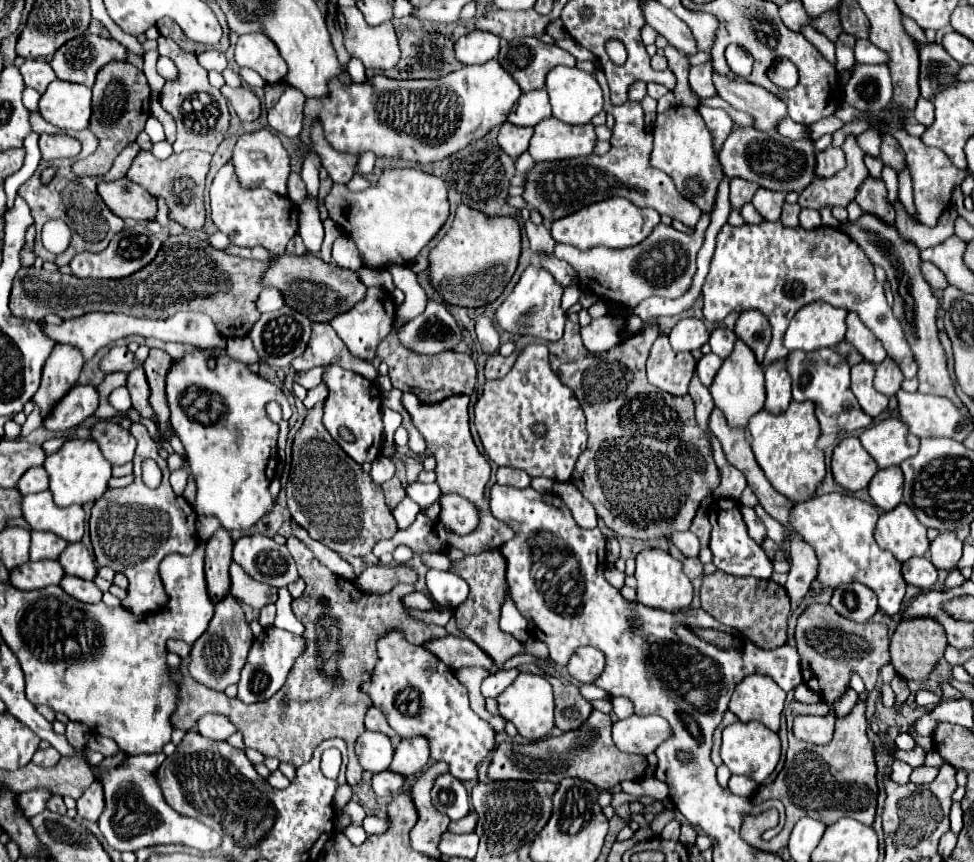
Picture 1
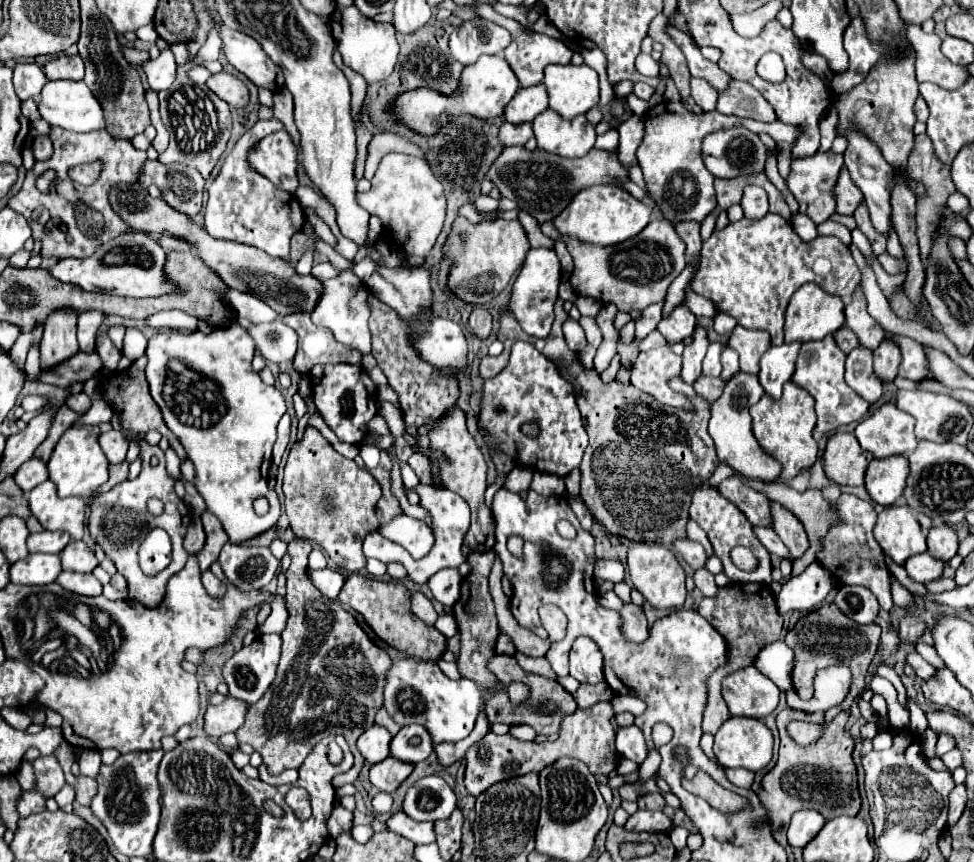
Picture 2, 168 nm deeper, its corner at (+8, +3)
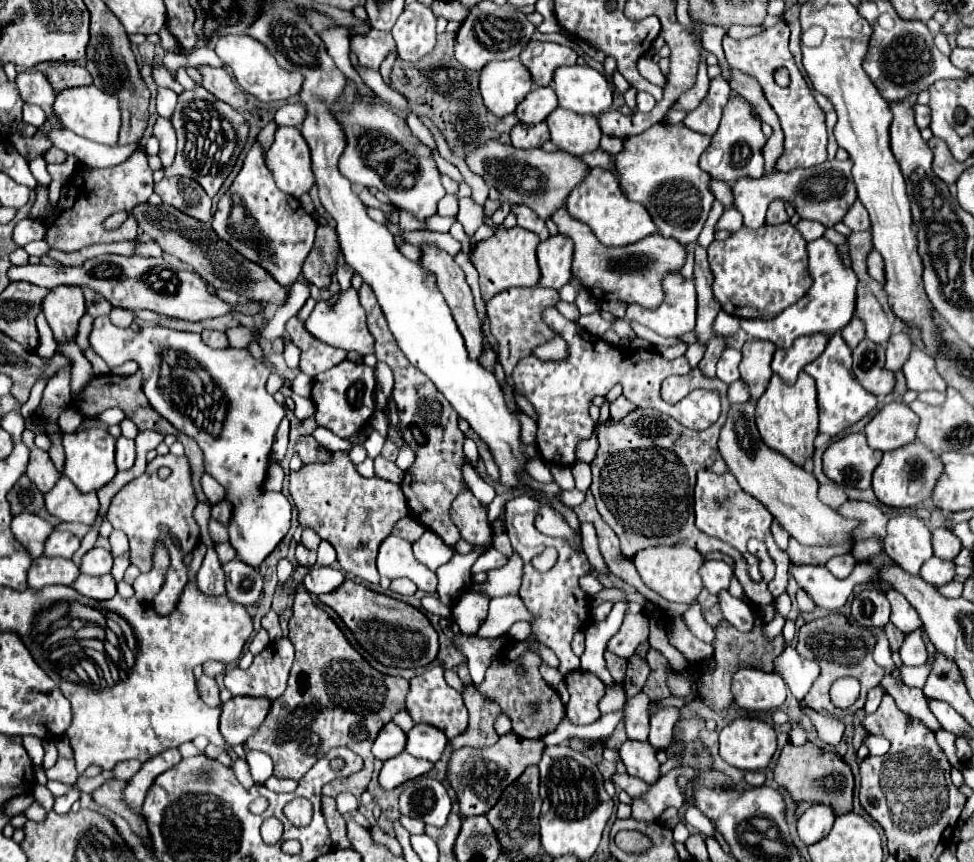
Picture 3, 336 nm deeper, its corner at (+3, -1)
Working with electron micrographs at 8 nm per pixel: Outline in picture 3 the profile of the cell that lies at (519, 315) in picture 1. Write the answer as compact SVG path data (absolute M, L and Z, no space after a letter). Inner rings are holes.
M561 233L545 239L537 247L537 259L541 267L541 287L561 289L571 281L571 261L573 261L573 241Z

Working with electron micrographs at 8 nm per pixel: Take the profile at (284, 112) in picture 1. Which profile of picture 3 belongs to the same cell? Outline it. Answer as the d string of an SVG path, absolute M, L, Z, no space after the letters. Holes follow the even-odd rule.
M253 143L245 157L243 169L217 205L213 229L237 253L241 253L249 261L255 261L281 287L289 289L299 279L301 265L313 247L317 221L309 213L305 213L295 197L283 193L275 185L273 175L265 165L261 145Z

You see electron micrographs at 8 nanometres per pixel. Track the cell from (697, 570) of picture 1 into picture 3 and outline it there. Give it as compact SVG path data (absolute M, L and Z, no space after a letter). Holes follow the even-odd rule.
M721 593L719 595L719 605L723 609L723 617L733 625L737 627L739 631L751 631L753 625L755 625L755 617L751 613L751 607L741 601L741 599L735 599L731 597L729 593Z

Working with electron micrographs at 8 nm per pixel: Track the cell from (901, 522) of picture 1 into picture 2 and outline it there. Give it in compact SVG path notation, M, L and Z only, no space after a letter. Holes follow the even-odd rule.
M892 505L878 513L874 539L898 565L908 557L926 551L926 537L908 505Z

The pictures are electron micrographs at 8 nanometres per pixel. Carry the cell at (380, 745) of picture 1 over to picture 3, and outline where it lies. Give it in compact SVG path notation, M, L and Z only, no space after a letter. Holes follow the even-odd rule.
M389 721L373 743L373 755L381 761L391 759L405 751L405 743L407 743L407 735L393 721Z

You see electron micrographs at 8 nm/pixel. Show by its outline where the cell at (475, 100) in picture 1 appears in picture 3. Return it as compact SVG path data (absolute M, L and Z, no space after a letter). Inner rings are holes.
M511 59L485 65L479 87L485 107L493 115L505 117L513 113L515 107L525 99L533 87L533 81L529 69L519 59Z

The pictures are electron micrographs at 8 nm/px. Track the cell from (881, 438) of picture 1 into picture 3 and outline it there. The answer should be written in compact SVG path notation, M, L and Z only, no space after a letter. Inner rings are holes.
M887 403L865 425L867 443L879 451L891 451L915 441L919 417L905 403Z

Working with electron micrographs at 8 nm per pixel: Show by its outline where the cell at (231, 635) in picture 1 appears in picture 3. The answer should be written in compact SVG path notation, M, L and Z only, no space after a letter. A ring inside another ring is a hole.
M213 547L207 549L203 565L197 573L197 585L205 595L215 595L215 597L225 595L225 573L221 569L221 563Z

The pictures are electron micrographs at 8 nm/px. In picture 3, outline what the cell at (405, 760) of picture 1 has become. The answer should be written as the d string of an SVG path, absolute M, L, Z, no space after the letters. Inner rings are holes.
M415 725L409 733L407 733L407 753L411 753L413 757L423 757L427 761L439 761L445 745L449 743L449 739L445 737L443 731L439 731L437 727L431 725Z

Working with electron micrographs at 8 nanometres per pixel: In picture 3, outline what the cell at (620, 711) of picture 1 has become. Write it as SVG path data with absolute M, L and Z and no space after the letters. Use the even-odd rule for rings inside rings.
M643 691L627 701L627 705L625 705L625 719L623 721L625 721L625 729L627 729L629 739L647 741L647 737L649 737L647 705L649 705L649 697Z

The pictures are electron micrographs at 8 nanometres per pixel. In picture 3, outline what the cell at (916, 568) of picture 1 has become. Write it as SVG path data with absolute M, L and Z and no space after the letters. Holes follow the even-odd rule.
M931 557L929 561L923 563L921 577L935 587L947 585L955 577L955 563L953 561L943 561L939 557Z

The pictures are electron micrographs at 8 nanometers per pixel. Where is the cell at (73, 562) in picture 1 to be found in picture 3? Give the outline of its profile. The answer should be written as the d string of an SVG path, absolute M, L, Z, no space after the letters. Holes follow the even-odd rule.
M93 547L81 563L81 573L85 575L105 575L113 567L113 557L109 549L103 547Z

